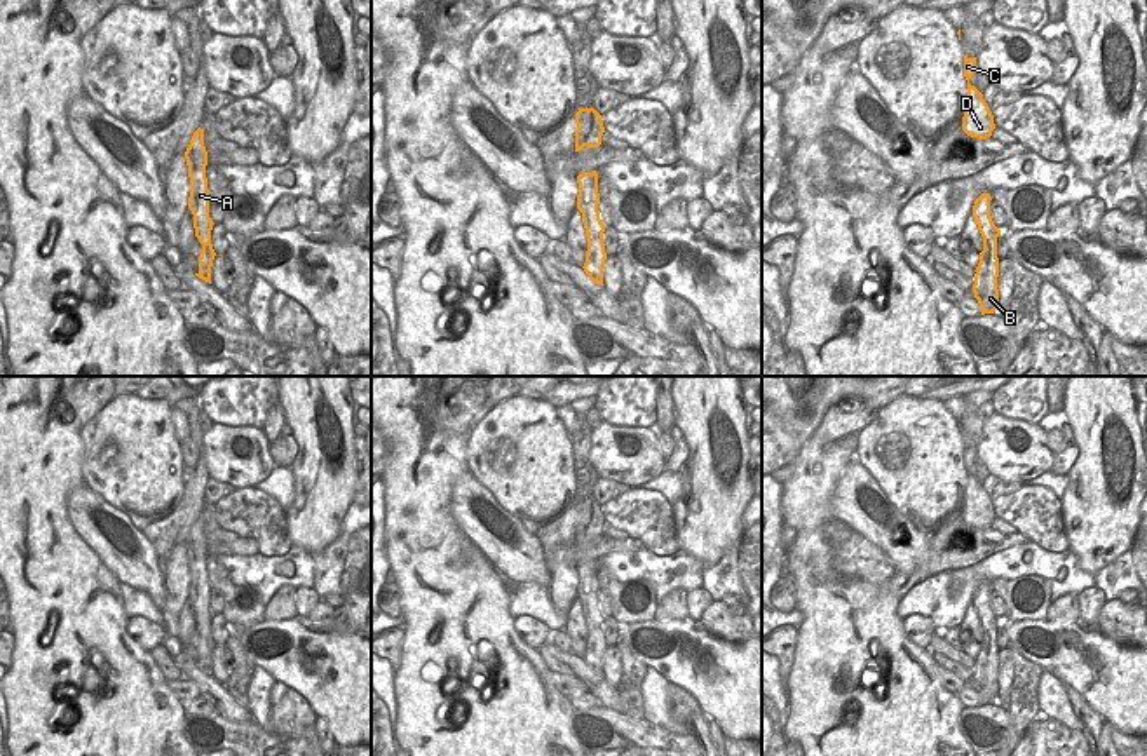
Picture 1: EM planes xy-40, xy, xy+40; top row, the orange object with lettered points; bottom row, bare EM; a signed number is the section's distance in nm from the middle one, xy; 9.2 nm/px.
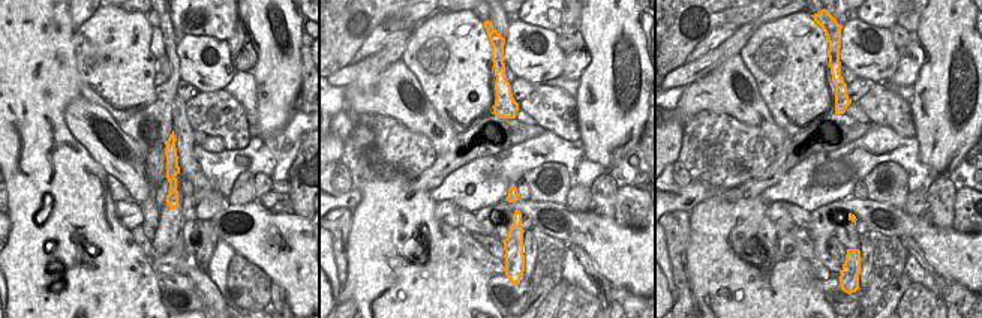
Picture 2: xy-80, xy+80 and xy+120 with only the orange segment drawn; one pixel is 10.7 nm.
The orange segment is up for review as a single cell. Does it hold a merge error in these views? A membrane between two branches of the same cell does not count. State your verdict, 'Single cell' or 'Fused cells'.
Single cell

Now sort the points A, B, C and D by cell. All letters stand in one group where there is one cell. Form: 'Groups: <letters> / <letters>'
Groups: A B C D

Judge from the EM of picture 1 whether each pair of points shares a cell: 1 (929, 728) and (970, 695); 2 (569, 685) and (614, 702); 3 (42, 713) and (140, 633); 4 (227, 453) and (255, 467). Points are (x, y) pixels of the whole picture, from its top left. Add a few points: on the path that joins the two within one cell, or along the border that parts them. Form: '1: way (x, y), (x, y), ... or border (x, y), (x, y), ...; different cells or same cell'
1: border (956, 695), (964, 706); different cells
2: border (576, 674), (590, 690); different cells
3: border (128, 617), (128, 633), (149, 652); different cells
4: way (234, 457), (248, 462); same cell

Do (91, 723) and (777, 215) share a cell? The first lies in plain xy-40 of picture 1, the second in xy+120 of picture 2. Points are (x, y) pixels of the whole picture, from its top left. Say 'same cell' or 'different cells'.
different cells

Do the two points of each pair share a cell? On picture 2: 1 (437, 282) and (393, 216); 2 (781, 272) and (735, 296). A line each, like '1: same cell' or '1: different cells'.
1: same cell
2: same cell

